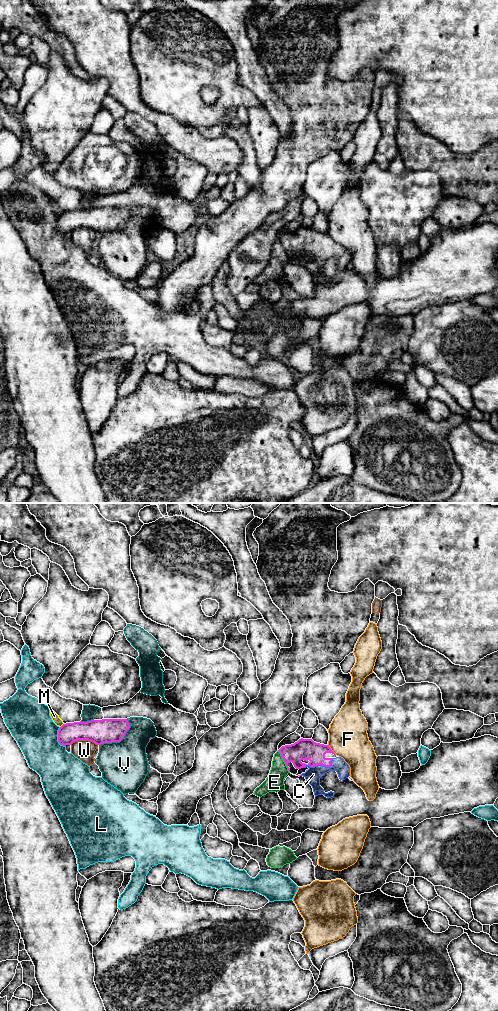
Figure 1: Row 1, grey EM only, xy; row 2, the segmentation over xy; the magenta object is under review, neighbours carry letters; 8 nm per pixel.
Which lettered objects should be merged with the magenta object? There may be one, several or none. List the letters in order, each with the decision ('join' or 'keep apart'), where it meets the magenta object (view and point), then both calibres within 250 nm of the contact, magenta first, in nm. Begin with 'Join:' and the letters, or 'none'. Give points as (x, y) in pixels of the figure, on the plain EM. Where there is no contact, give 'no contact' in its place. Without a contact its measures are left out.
Join: C
C: join | xy (322, 253) | 180/120 nm
E: keep apart | xy (284, 249) | 180/150 nm
F: keep apart | xy (330, 237) | 180/320 nm
L: keep apart | xy (58, 226) | 160/340 nm
M: keep apart | xy (62, 213) | 160/60 nm
V: keep apart | xy (119, 229) | 190/380 nm
W: keep apart | xy (84, 227) | 190/160 nm

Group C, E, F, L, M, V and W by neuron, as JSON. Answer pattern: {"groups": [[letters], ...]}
{"groups": [["C"], ["E"], ["F"], ["L"], ["M"], ["V"], ["W"]]}

